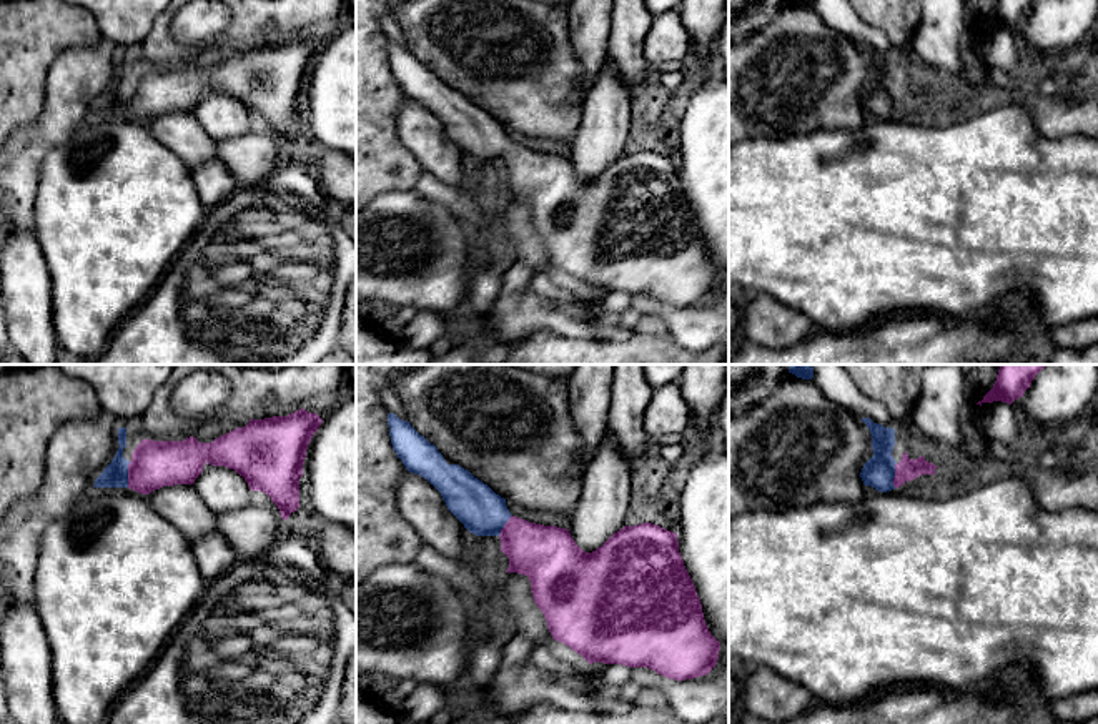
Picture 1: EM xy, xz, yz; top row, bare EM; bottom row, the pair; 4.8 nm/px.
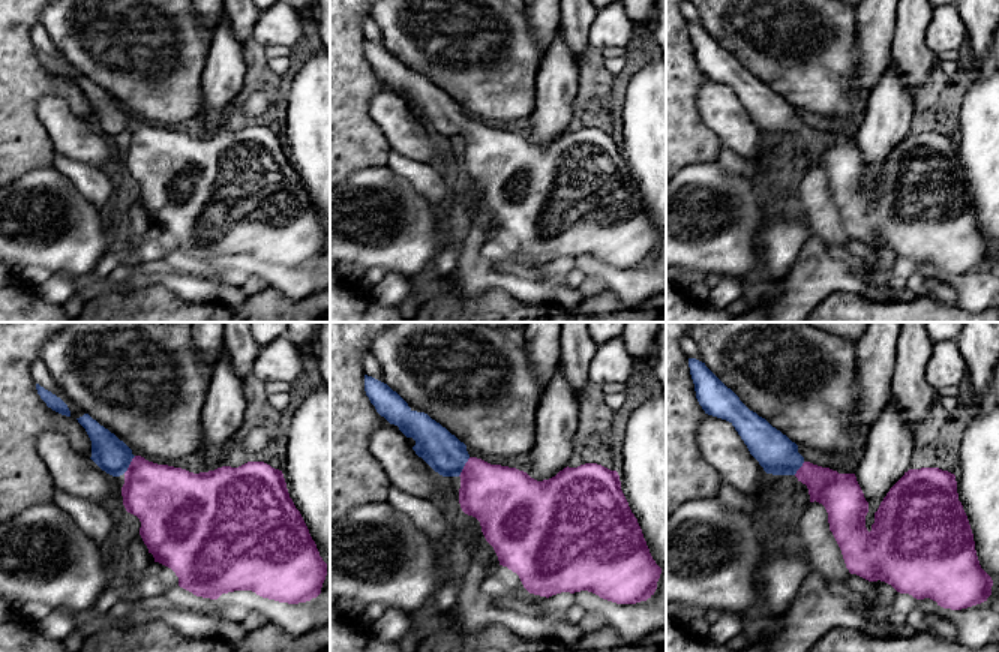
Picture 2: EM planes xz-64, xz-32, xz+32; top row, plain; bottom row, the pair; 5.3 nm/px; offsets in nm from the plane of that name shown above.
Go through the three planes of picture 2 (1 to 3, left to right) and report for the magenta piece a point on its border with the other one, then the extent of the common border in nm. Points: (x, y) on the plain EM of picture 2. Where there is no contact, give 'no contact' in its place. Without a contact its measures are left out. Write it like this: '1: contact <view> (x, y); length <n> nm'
1: contact xz-64 (129, 128); length 120 nm
2: contact xz-32 (464, 129); length 120 nm
3: contact xz+32 (800, 131); length 90 nm

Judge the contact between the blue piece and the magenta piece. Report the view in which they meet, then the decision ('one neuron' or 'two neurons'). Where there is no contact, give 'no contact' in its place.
xy | one neuron

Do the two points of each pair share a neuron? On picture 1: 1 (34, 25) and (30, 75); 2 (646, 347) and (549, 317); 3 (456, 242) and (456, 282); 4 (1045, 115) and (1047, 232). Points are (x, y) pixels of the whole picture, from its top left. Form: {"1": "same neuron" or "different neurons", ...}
{"1": "same neuron", "2": "different neurons", "3": "same neuron", "4": "different neurons"}

